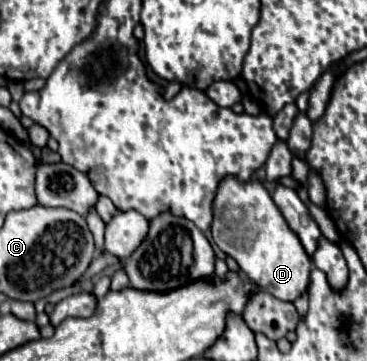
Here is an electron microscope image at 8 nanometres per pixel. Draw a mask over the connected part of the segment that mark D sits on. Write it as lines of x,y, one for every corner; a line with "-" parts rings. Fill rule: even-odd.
227,177
219,185
215,201
213,241
239,263
241,271
249,275
259,289
275,295
277,299
293,303
299,295
307,293
313,261
261,183
241,183
235,177
-
237,211
243,211
241,219
233,219
237,217

